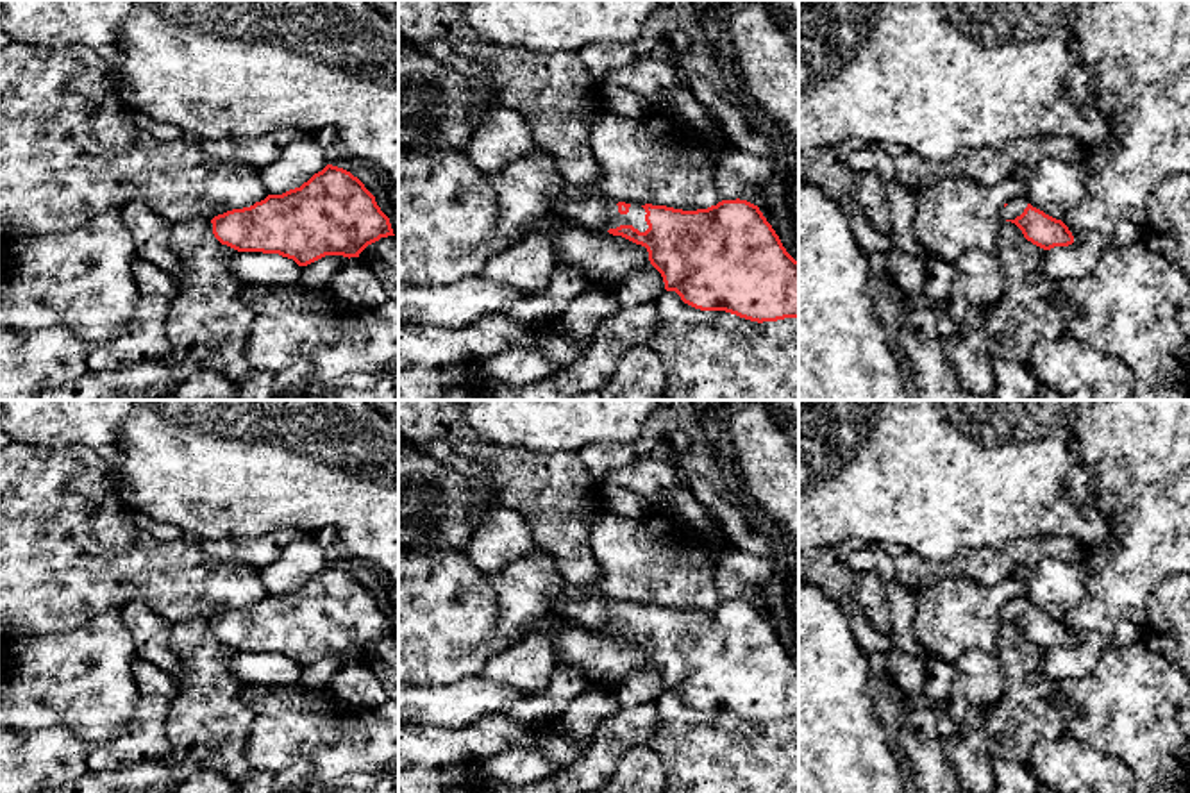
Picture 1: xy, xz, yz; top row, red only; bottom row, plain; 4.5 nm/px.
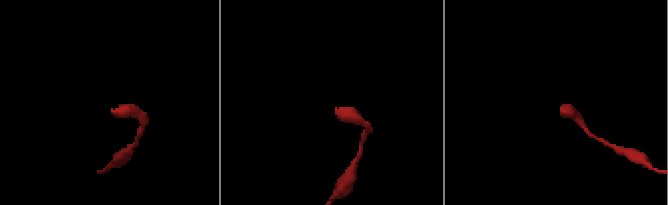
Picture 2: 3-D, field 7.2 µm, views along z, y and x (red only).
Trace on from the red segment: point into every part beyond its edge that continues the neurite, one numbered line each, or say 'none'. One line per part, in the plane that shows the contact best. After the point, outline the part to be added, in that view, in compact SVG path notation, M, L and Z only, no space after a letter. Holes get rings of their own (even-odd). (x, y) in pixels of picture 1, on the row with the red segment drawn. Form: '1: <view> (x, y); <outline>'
1: xz (597, 213); M566 184L561 191L561 196L552 202L552 213L579 220L590 229L606 232L620 225L633 225L640 232L645 232L649 229L645 221L647 213L641 205L631 204L629 213L620 214L616 202L604 196L590 198L570 184Z

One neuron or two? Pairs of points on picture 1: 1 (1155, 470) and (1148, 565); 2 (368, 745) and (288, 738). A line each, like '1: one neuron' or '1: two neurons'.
1: one neuron
2: one neuron

